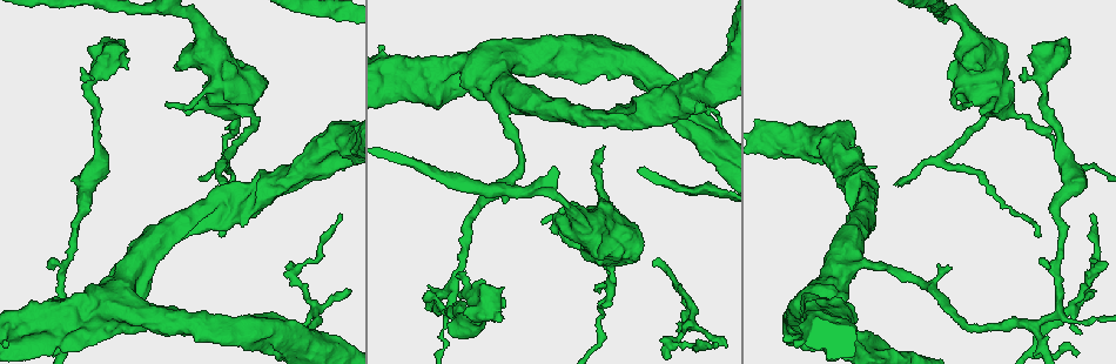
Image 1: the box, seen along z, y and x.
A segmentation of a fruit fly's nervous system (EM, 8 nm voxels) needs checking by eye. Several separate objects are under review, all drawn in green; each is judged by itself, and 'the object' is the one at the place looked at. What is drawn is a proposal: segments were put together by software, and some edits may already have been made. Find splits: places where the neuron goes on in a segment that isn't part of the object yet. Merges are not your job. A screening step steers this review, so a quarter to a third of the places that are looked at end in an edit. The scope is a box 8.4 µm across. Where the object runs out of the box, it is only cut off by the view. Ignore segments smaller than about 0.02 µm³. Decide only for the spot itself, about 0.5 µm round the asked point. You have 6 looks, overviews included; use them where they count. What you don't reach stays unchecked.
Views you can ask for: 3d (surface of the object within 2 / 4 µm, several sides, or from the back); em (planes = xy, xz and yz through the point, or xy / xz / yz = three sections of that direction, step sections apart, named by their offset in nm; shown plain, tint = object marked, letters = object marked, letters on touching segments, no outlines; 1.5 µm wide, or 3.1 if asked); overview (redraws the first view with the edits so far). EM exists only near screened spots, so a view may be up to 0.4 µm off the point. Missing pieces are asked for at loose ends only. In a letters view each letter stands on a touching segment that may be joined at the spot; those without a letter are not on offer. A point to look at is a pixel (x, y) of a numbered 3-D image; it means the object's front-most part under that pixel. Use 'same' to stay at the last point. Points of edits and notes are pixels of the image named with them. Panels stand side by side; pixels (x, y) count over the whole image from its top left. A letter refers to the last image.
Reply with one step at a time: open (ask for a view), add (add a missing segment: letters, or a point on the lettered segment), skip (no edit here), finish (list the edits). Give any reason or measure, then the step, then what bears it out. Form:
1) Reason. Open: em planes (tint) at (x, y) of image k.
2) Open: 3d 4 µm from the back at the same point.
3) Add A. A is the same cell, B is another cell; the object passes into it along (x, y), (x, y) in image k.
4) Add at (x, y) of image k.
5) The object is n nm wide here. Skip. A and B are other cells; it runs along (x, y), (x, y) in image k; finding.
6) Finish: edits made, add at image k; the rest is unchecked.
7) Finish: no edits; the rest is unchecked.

Thin end. Open: em yz step 8 (letters) at (1089, 215) of image 1.

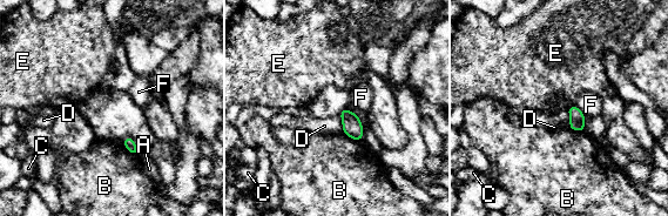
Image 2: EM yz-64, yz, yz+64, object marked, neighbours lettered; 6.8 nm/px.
Open: em planes (letters) at the same point.

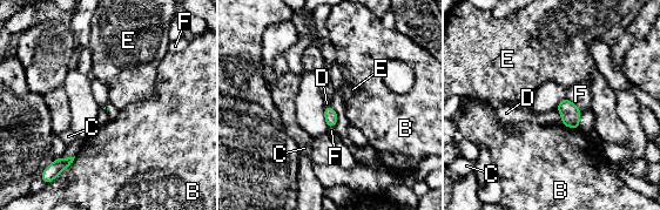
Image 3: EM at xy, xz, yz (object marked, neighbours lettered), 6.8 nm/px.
Skip. B, C, D, E and F are other cells; no lettered segment goes on from it.

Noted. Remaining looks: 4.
Thick end. Open: em planes (letters) at (501, 319) of image 1.

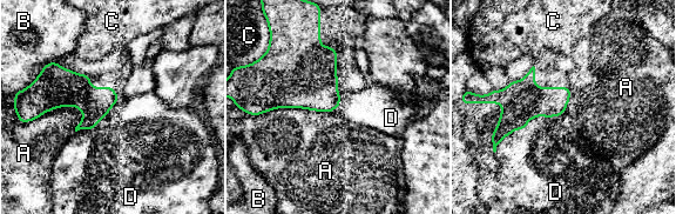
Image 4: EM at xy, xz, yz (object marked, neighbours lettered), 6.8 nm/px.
Skip. A, B, C and D are other cells; a border runs along (310, 109), (271, 108), (258, 115) in image 4; no lettered segment goes on from it.

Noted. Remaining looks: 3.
Free end. Open: 3d 2 µm at (721, 127) of image 1.

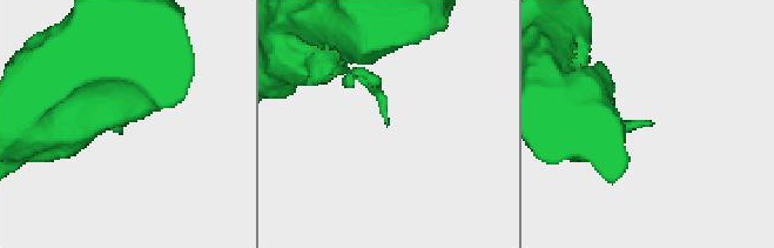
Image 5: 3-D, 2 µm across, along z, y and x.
Open: em planes (letters) at (653, 123) of image 5.

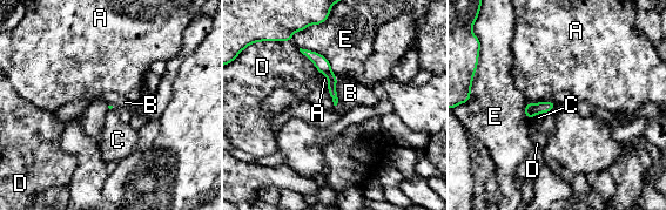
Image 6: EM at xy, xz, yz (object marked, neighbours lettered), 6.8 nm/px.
Skip. A, B, C, D and E are other cells; it runs along (307, 53), (331, 76), (334, 95) in image 6; no lettered segment goes on from it.

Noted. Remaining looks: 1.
Finish: no edits; the rest is unchecked.

